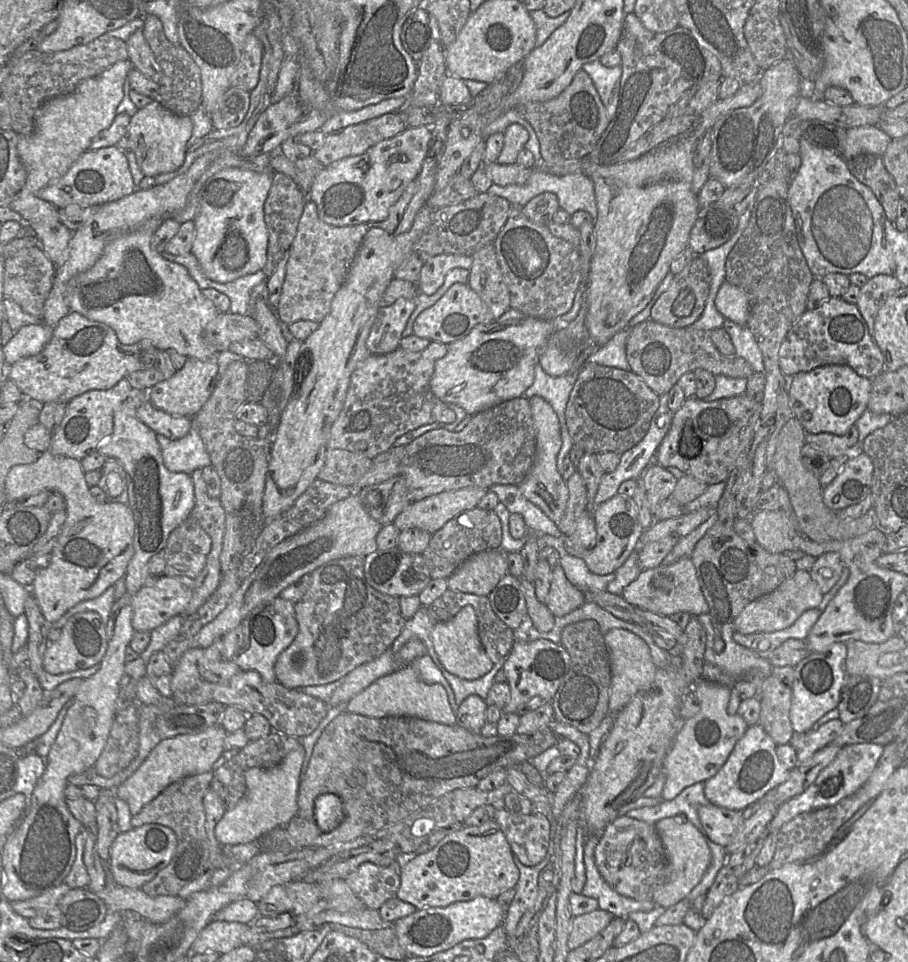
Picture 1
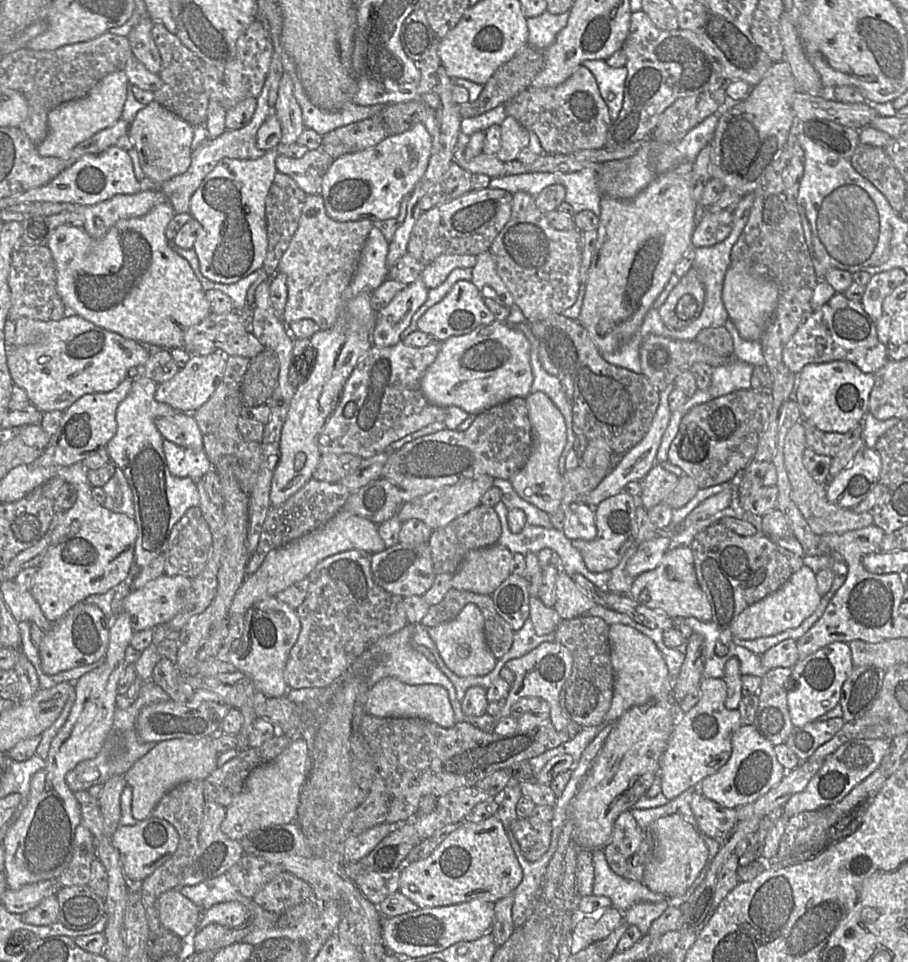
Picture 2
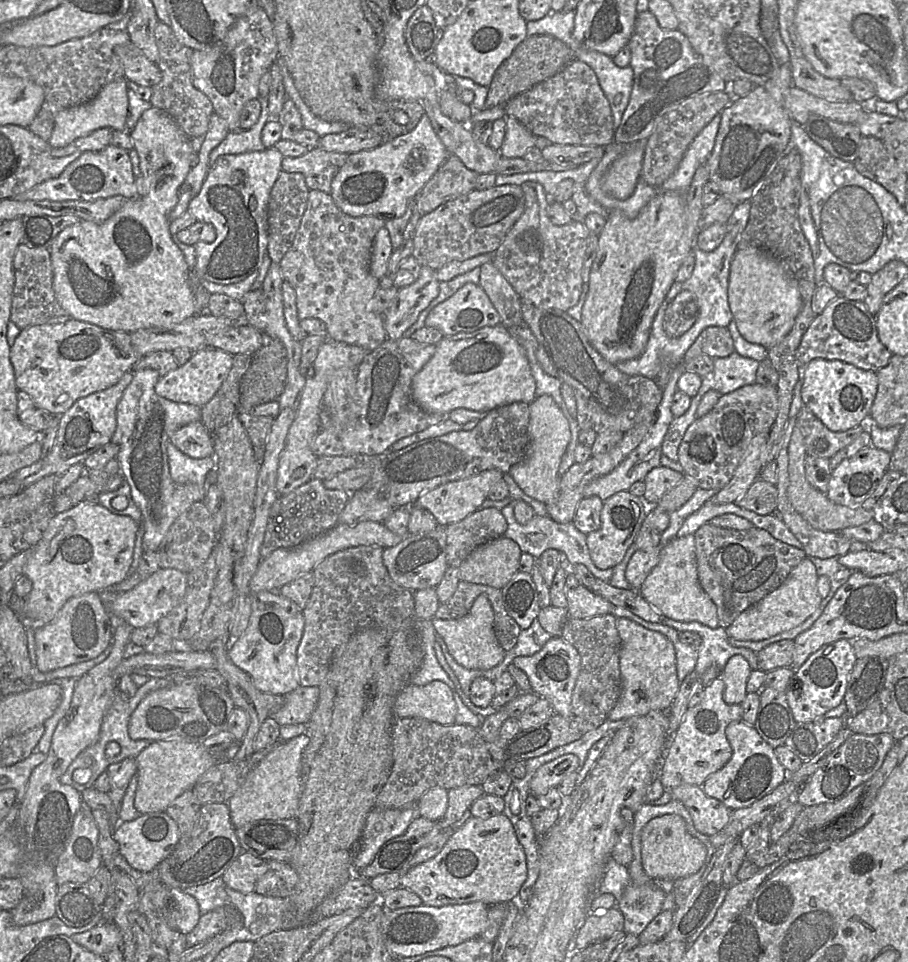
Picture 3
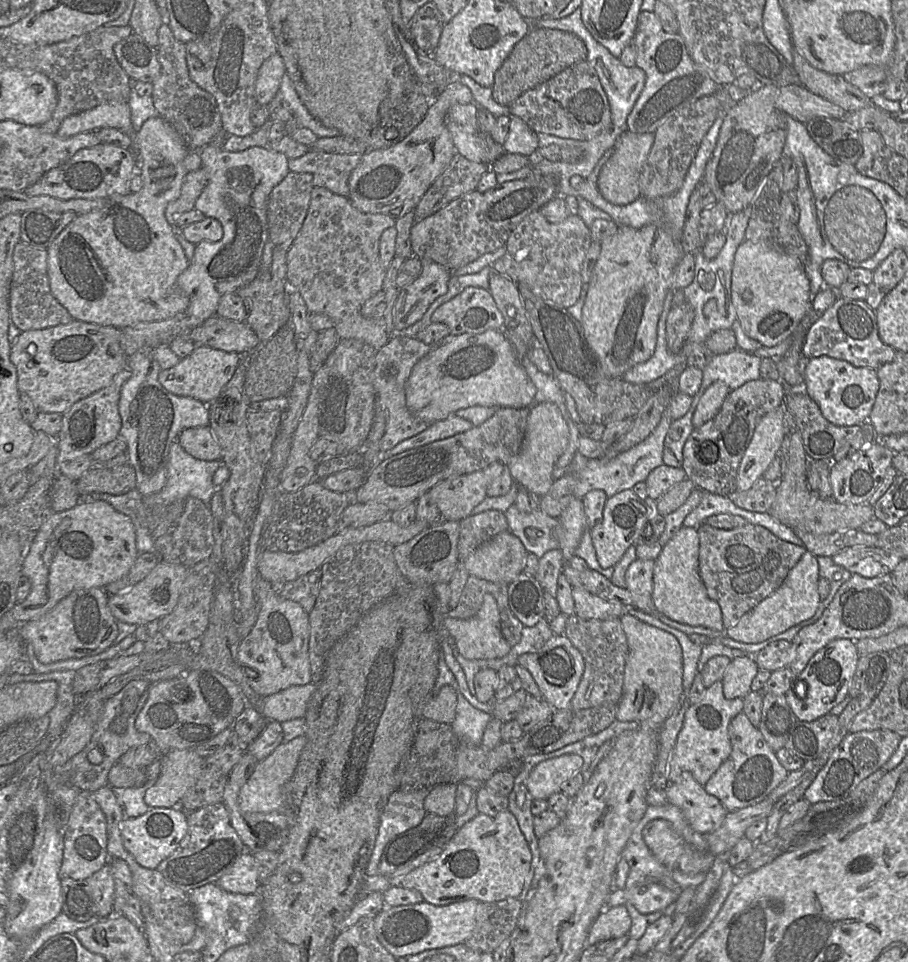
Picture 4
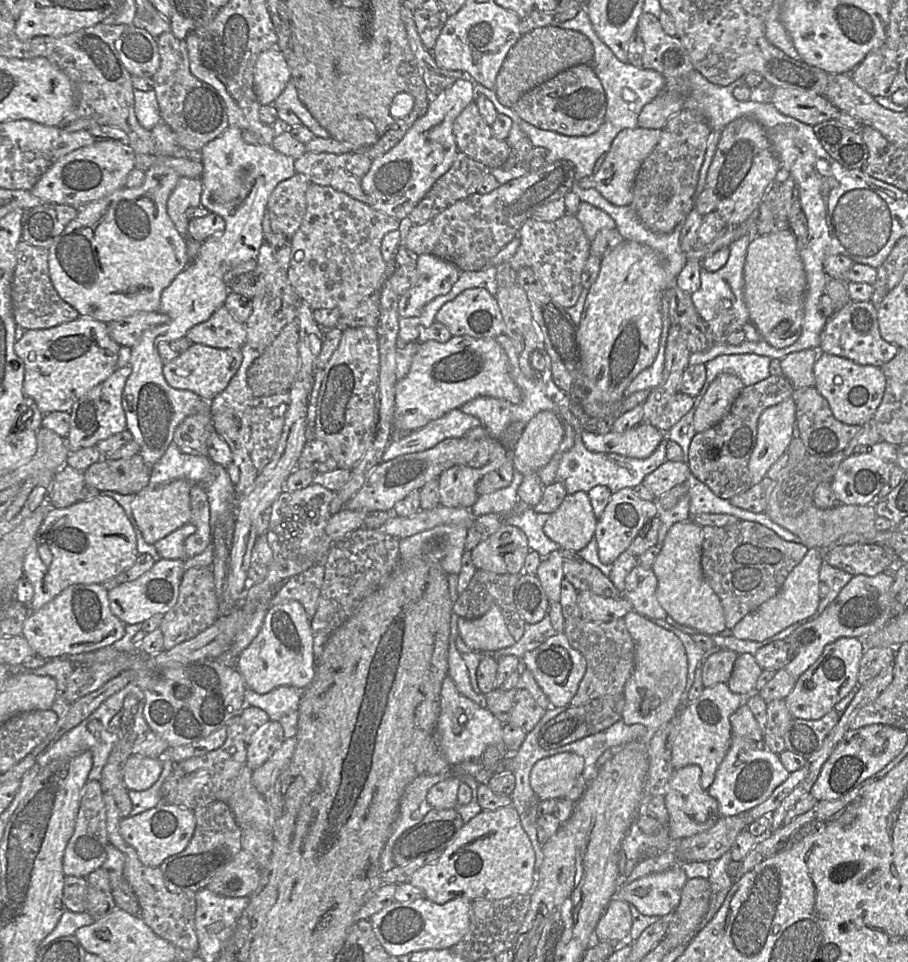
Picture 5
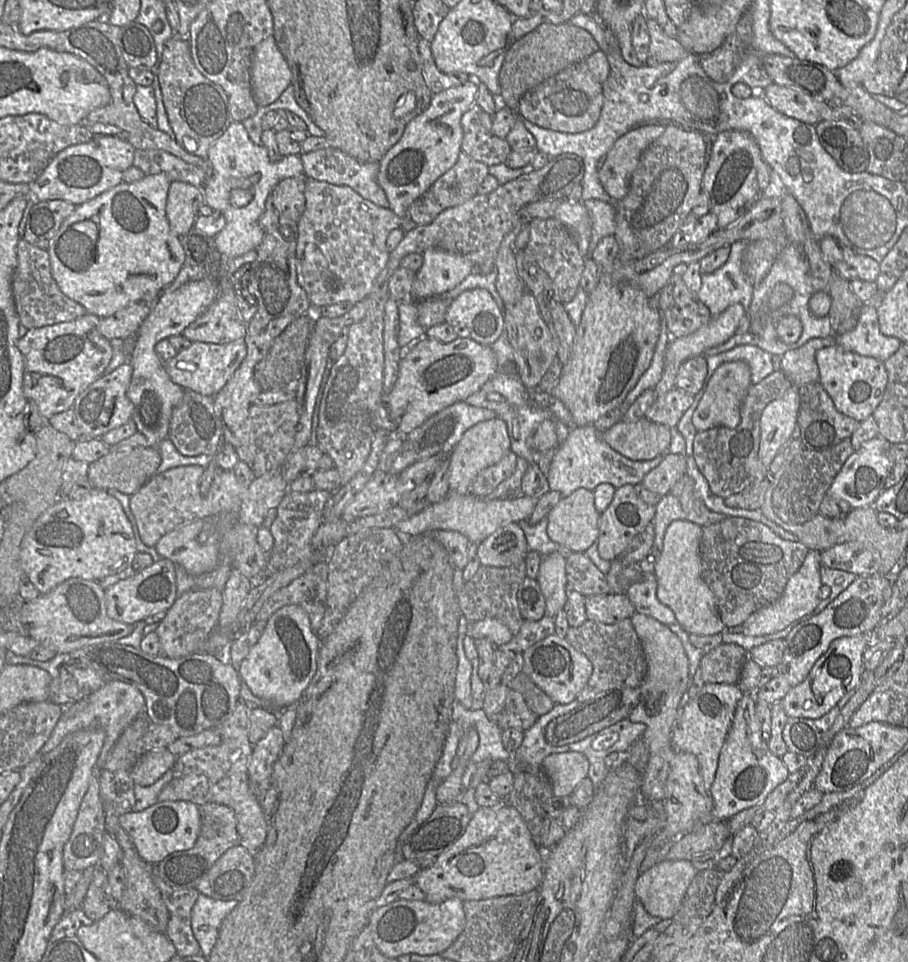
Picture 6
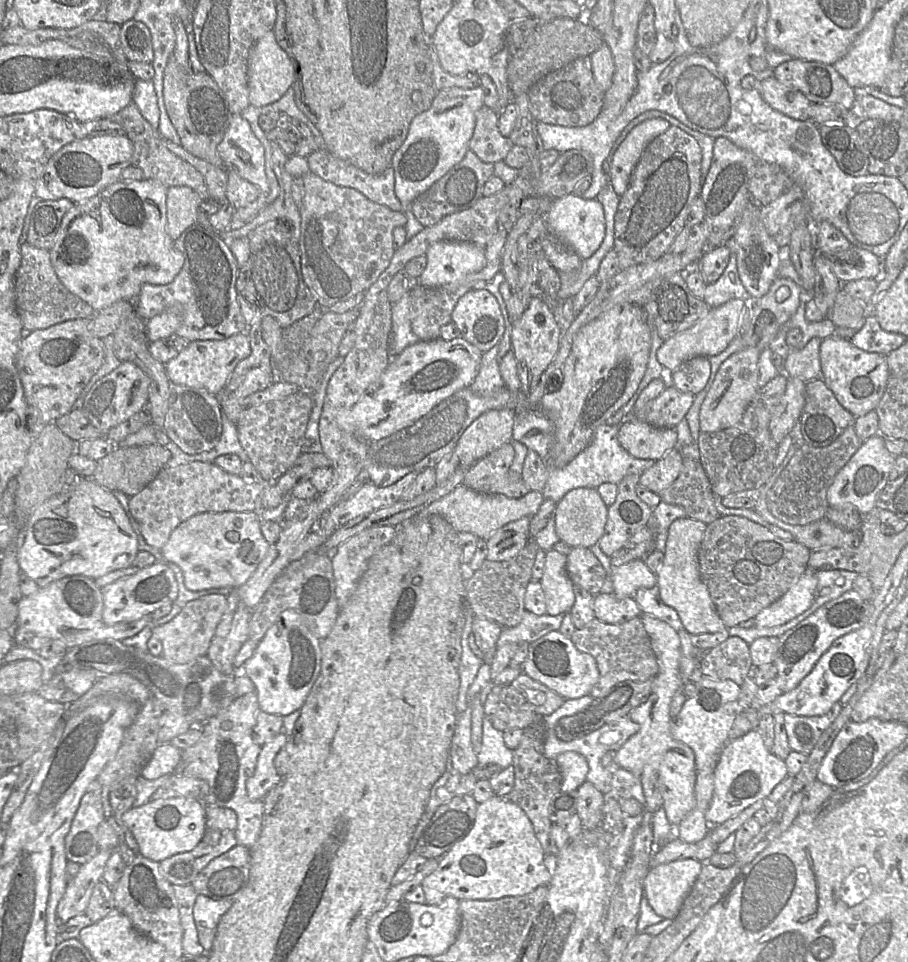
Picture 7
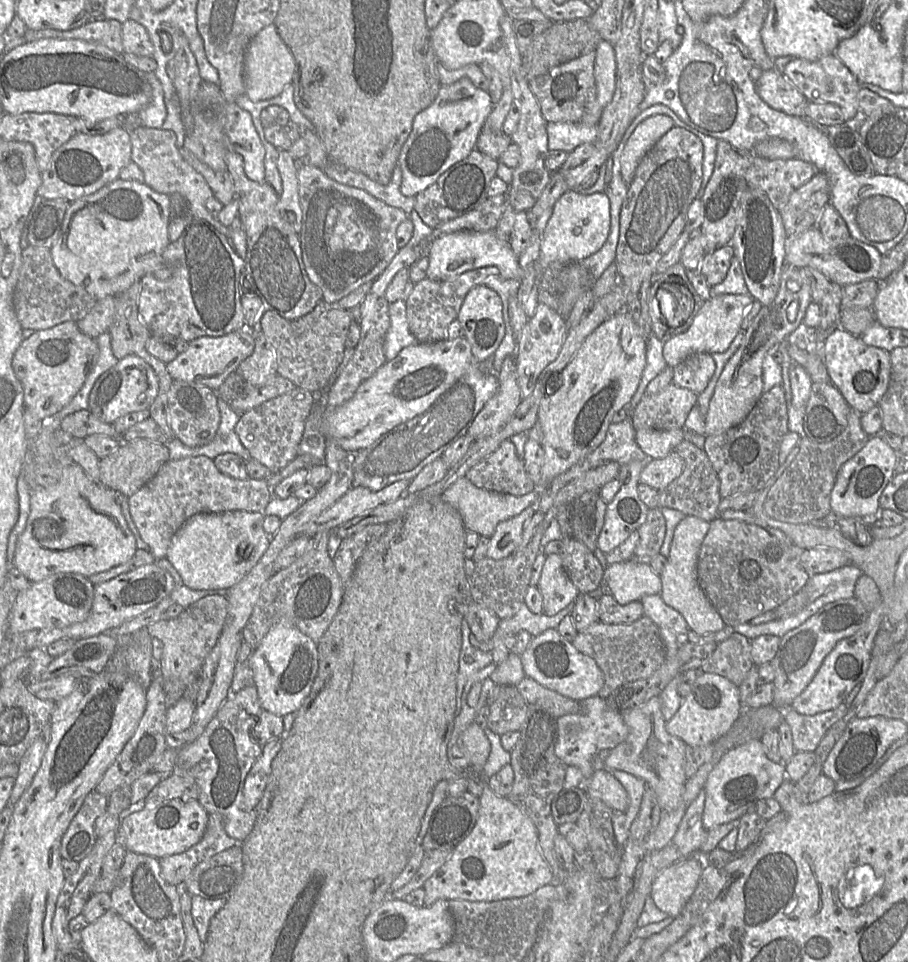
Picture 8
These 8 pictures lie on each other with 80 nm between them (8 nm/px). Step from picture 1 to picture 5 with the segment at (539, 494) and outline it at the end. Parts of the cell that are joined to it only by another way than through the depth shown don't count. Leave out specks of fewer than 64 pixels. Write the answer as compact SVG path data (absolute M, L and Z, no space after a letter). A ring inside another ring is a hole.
M551 411L537 413L510 453L514 470L524 476L537 473L557 452L563 437L564 427L558 415Z

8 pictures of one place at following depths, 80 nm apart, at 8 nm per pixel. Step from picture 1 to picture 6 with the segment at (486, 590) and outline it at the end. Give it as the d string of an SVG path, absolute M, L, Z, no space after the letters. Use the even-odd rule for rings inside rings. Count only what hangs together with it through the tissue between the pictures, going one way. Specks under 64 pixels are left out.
M510 523L482 541L477 549L484 566L510 567L524 561L529 547L518 523Z

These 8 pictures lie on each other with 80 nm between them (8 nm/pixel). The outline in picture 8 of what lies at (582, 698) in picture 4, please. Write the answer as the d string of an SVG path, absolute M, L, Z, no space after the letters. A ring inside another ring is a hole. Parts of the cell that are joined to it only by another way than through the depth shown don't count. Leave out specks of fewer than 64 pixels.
M646 616L631 624L595 622L578 632L571 643L579 652L593 658L602 670L605 682L597 696L603 699L624 683L648 678L666 660L659 627Z

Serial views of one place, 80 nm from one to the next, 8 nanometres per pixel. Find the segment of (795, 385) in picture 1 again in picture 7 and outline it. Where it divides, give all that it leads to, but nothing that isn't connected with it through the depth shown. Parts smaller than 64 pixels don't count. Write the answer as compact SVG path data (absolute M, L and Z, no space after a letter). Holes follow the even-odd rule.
M833 335L822 340L819 355L821 378L846 410L854 417L860 417L875 409L888 380L888 366L884 355L866 352L854 346L849 339Z

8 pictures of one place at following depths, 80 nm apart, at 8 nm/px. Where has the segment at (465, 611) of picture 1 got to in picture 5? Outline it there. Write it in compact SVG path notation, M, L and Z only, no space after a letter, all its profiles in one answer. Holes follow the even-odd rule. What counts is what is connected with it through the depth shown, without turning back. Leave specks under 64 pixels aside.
M496 604L480 618L468 620L459 617L457 625L459 636L473 651L495 652L516 642Z

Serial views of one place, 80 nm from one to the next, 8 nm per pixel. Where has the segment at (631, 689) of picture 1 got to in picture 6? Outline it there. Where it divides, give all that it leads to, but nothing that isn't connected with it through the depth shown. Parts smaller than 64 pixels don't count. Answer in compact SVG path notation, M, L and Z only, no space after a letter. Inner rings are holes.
M638 612L632 615L631 622L645 653L647 673L639 686L639 703L628 719L633 723L645 724L646 730L641 738L624 752L624 761L621 764L632 765L642 774L650 754L672 747L671 731L677 719L677 707L688 689L689 662L681 640L668 626Z

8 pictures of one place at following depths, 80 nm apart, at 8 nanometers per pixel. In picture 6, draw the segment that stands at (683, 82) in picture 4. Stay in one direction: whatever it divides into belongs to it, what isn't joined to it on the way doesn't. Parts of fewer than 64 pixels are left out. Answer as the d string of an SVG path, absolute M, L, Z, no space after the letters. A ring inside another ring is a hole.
M647 18L646 23L650 36L646 65L657 66L666 62L678 61L685 57L688 51L677 37L669 37L654 19Z

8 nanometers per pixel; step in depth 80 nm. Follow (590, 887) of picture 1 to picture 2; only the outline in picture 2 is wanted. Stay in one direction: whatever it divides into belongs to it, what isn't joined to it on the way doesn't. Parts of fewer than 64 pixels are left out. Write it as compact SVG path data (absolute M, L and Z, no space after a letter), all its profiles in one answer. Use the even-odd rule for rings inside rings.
M596 849L592 852L592 863L594 867L592 894L608 897L611 900L612 907L620 911L626 911L631 906L640 902L659 903L667 900L665 895L652 892L643 882L625 879L617 875L607 863L603 849Z

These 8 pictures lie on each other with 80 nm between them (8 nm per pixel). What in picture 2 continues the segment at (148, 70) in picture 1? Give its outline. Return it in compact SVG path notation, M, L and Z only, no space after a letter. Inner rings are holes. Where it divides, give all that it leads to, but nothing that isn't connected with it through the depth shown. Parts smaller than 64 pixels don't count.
M150 16L143 18L128 34L132 55L150 72L158 74L161 57L152 37L154 21Z

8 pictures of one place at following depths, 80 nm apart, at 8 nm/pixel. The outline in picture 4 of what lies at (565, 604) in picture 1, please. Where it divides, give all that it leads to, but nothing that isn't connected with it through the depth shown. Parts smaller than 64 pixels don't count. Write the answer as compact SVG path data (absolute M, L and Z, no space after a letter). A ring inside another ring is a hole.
M578 587L572 588L575 615L582 619L620 618L626 606L619 601L611 601Z

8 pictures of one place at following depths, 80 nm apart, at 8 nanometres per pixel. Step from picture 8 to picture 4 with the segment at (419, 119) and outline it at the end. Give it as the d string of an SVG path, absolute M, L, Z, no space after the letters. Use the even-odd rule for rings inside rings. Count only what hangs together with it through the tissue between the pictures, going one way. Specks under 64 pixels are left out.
M459 81L452 83L430 102L422 121L404 139L388 148L362 154L360 163L348 180L351 203L362 212L387 214L394 219L413 211L457 153L445 124L448 109L455 104L472 102L473 94L467 86Z

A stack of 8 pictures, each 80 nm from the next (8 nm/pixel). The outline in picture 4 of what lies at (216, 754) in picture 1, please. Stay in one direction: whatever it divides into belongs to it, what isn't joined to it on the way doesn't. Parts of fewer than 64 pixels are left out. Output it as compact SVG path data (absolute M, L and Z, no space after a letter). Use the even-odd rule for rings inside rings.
M172 749L162 754L159 760L159 777L145 792L144 802L150 808L178 807L181 798L195 785L202 769L206 766L204 758L197 755L193 749Z

